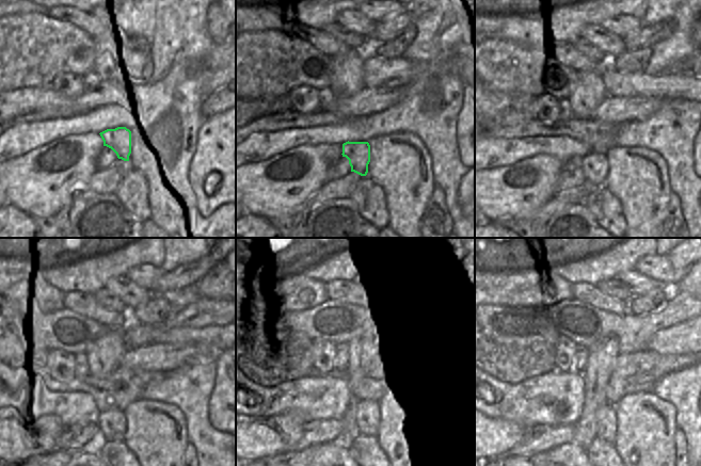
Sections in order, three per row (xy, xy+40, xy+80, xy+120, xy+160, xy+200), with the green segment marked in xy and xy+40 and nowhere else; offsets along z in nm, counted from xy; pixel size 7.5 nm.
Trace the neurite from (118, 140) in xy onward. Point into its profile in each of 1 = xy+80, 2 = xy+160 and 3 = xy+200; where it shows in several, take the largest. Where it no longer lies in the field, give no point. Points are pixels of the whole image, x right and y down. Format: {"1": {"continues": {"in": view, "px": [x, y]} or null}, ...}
{"1": {"continues": {"in": "xy+80", "px": [595, 165]}}, "2": {"continues": {"in": "xy+160", "px": [366, 411]}}, "3": {"continues": {"in": "xy+200", "px": [606, 421]}}}

